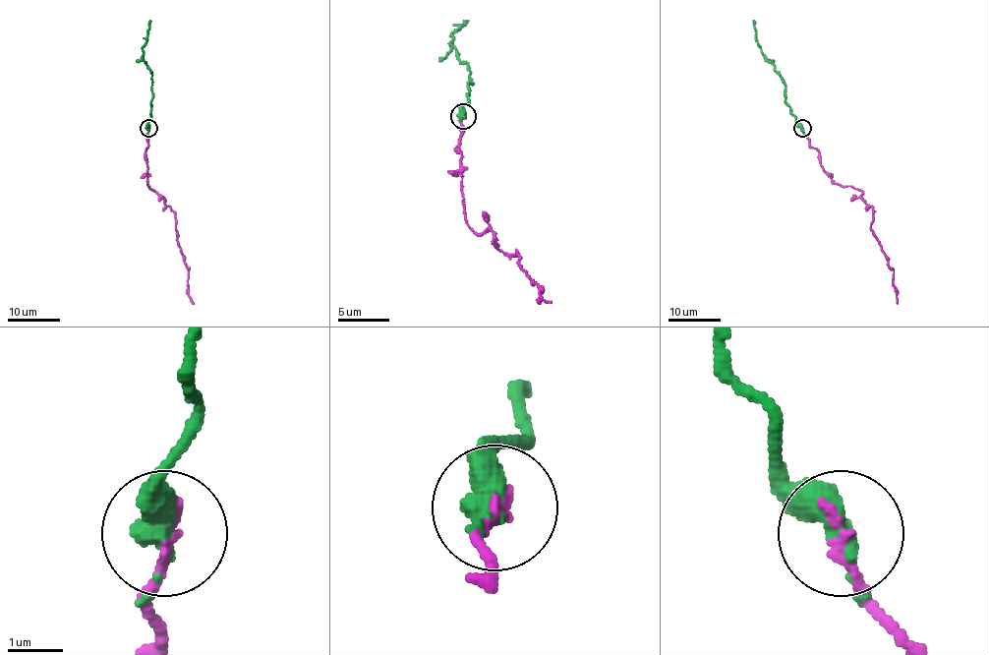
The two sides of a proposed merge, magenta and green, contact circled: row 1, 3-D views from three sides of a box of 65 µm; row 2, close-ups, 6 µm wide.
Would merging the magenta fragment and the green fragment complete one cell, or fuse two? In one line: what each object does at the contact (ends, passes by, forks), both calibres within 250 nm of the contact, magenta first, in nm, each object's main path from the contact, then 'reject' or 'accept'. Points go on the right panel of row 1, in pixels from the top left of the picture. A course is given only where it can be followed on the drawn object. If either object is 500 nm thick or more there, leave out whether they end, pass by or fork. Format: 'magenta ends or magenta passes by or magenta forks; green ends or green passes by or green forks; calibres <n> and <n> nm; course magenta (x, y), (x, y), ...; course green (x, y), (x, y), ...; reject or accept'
calibres 170 and 600 nm; course magenta (801, 129), (830, 178), (857, 189), (872, 207), (871, 230), (893, 271), (897, 304); course green (801, 129), (785, 102), (785, 84), (782, 76), (761, 50), (753, 20); accept

